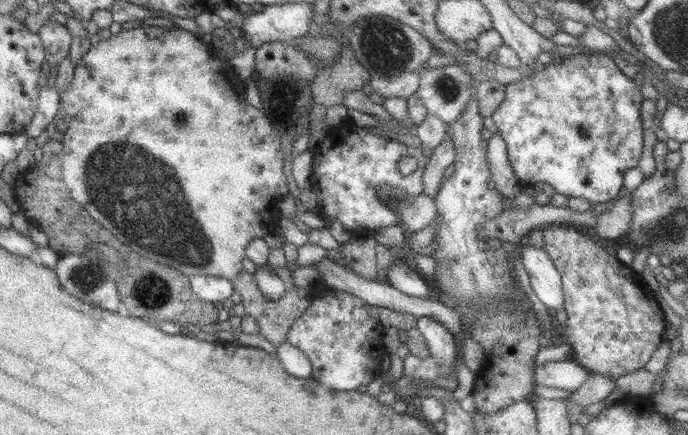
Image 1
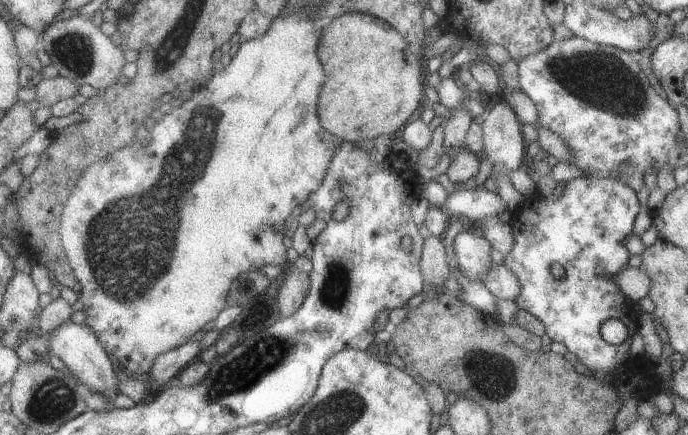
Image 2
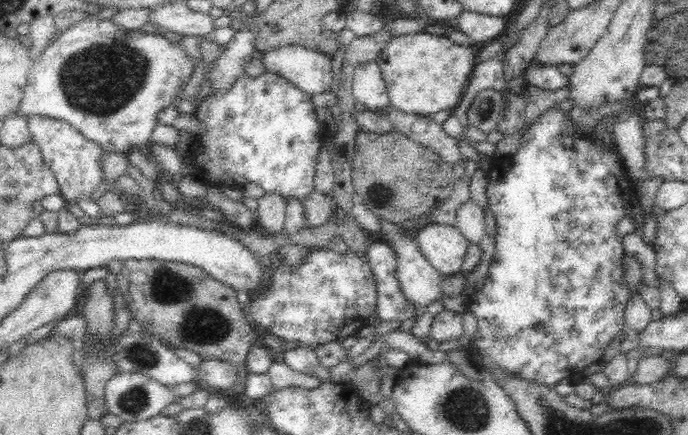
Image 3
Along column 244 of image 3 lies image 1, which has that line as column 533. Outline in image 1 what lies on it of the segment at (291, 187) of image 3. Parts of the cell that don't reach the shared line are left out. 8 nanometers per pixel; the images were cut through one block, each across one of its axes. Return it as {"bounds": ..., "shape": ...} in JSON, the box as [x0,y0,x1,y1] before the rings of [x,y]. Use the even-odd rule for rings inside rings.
{"bounds":[490,54,642,204],"shape":[[[576,54],[575,56],[564,57],[560,62],[546,65],[543,70],[531,74],[529,77],[504,85],[504,97],[499,106],[490,114],[493,124],[496,126],[496,132],[504,140],[506,146],[507,158],[512,165],[513,174],[518,180],[529,184],[549,185],[555,190],[556,194],[564,195],[566,198],[583,198],[591,204],[605,203],[617,197],[617,194],[623,184],[623,174],[629,168],[635,168],[642,146],[642,129],[635,128],[635,132],[615,132],[615,122],[613,122],[613,114],[619,118],[619,106],[623,110],[623,102],[629,102],[631,106],[635,106],[635,110],[640,107],[642,101],[641,93],[631,79],[619,71],[616,65],[610,63],[607,54]]]}

